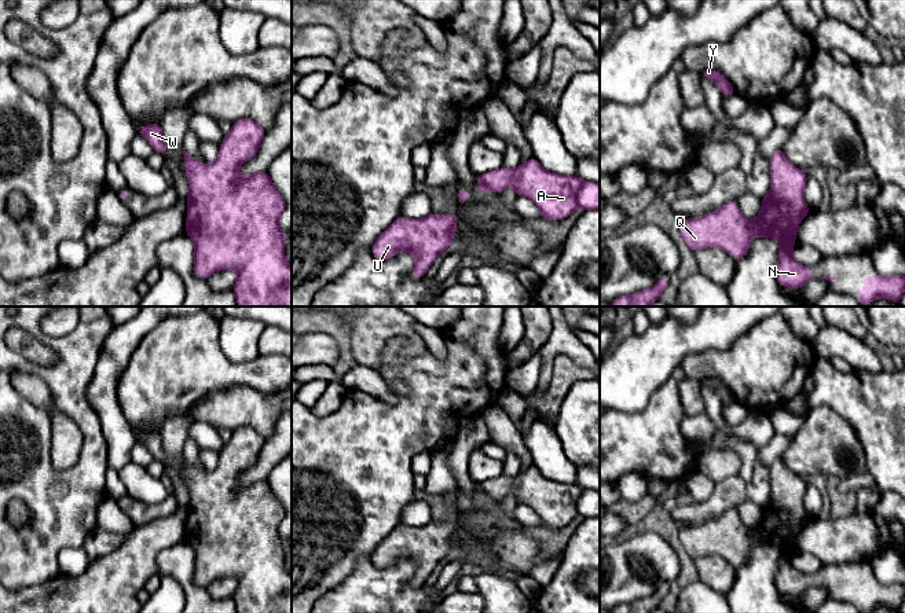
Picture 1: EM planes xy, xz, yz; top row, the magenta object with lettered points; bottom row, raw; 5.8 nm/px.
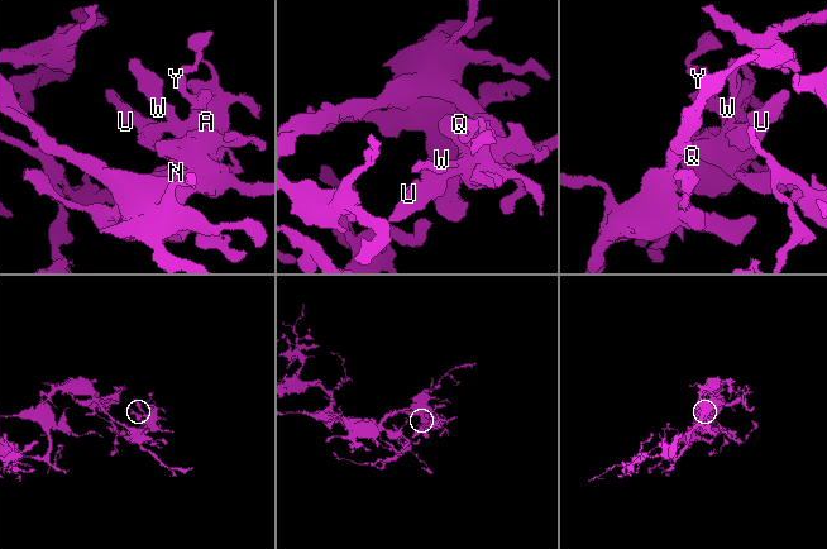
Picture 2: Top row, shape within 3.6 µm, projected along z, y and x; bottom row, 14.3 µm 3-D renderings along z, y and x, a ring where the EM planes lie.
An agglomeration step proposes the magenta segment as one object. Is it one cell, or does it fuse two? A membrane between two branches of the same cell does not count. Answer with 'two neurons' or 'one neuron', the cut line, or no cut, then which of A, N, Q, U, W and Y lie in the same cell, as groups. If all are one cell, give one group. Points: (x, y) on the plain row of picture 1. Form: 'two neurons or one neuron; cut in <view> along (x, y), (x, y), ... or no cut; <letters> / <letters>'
one neuron; no cut; A N Q U W Y

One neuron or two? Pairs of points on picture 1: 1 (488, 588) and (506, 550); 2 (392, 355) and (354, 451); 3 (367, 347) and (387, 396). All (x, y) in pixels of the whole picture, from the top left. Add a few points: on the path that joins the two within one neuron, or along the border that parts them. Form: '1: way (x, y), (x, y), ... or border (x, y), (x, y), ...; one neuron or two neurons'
1: border (486, 571), (493, 573); two neurons
2: way (413, 380), (413, 397), (378, 432); one neuron
3: border (358, 362), (377, 370); two neurons

